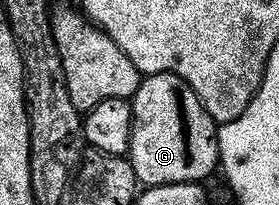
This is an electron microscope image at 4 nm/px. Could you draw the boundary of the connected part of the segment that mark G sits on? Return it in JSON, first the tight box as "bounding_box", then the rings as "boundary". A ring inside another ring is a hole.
{"bounding_box":[129,73,219,186],"boundary":[[[148,73],[142,78],[137,91],[130,97],[131,103],[131,147],[129,160],[135,180],[140,186],[168,185],[169,183],[206,182],[206,177],[219,161],[219,137],[215,134],[217,123],[205,111],[201,99],[181,79],[172,73]]]}

